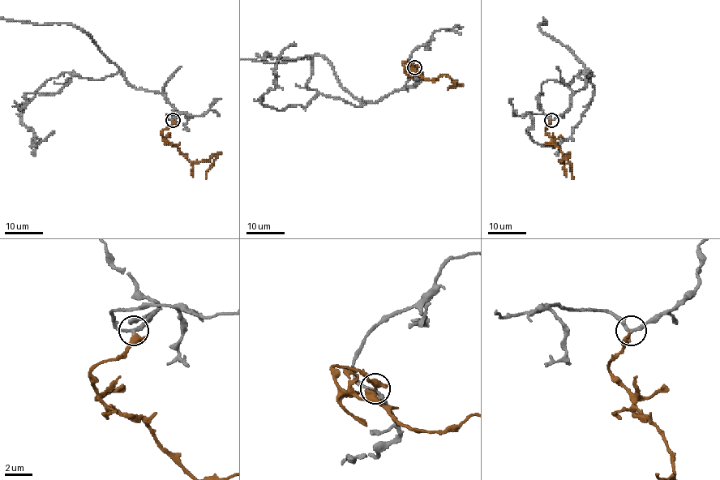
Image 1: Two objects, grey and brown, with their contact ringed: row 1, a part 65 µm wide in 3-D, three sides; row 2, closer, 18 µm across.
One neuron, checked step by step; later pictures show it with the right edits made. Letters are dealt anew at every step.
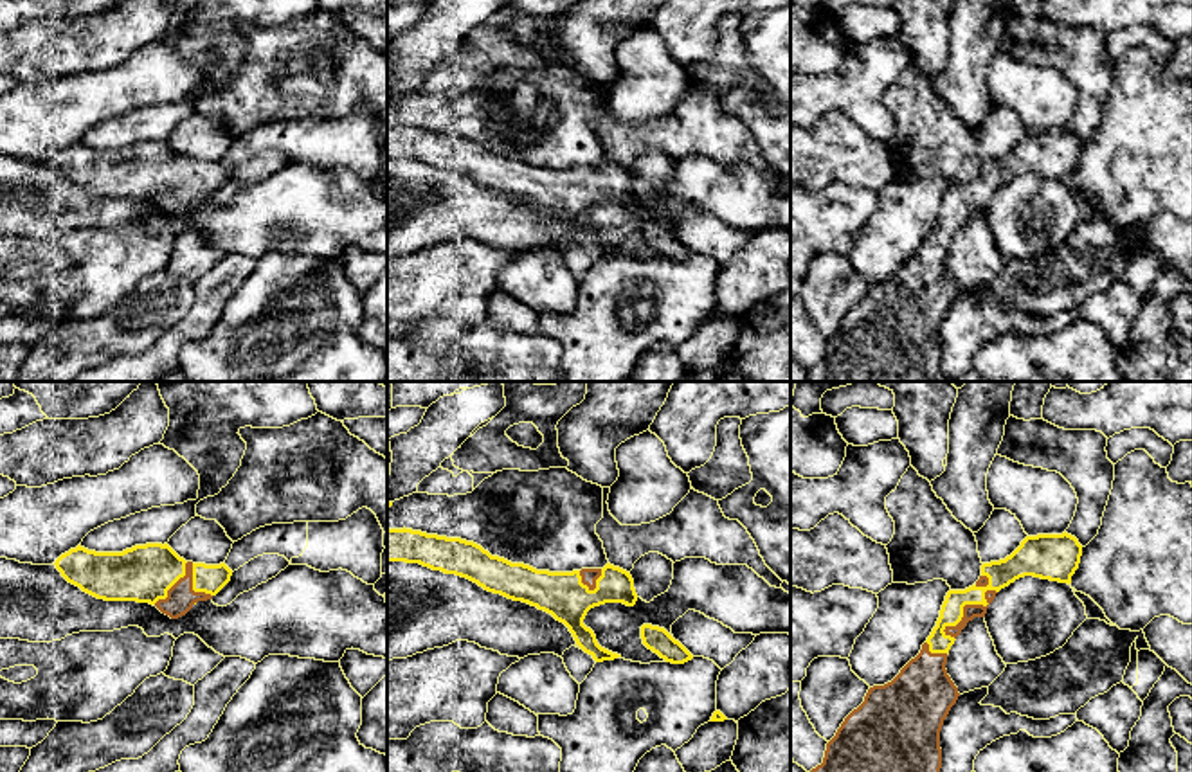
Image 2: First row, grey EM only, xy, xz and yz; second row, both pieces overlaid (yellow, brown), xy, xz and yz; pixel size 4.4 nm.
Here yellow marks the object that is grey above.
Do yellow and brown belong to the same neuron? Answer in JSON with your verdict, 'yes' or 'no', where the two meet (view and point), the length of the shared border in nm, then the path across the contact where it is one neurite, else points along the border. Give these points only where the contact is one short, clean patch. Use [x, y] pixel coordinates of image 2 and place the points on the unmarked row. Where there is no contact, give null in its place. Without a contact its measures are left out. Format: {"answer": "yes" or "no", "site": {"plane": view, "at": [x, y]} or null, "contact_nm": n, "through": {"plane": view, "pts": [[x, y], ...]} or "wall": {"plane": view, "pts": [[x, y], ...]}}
{"answer": "yes", "site": {"plane": "yz", "at": [973, 200]}, "contact_nm": 340}

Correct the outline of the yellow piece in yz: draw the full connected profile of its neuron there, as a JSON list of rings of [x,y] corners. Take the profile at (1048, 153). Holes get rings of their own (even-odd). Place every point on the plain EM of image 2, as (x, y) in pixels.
[[[1068,130],[1026,133],[1005,157],[983,160],[981,173],[972,184],[965,187],[949,187],[936,223],[922,241],[920,250],[911,256],[891,279],[868,286],[864,299],[844,315],[835,333],[826,340],[823,360],[808,369],[808,382],[938,382],[942,365],[940,328],[960,293],[958,284],[945,266],[947,250],[956,234],[969,218],[985,214],[996,191],[1019,175],[1034,173],[1070,182],[1071,173],[1079,166],[1080,153],[1082,142]]]

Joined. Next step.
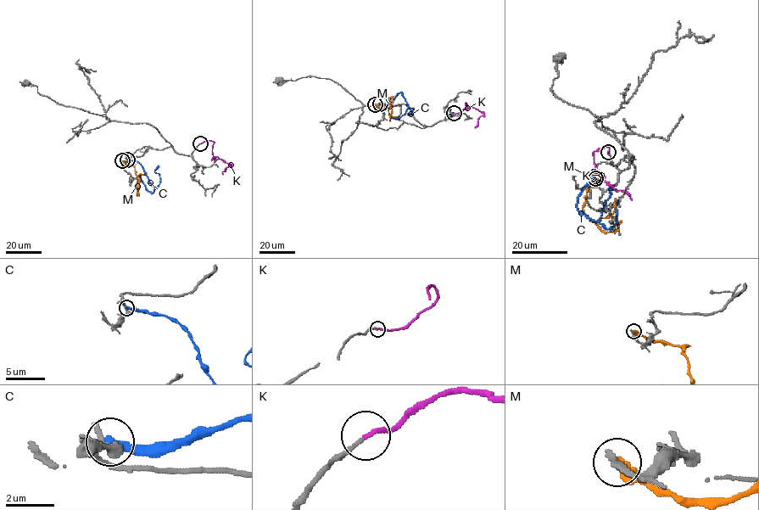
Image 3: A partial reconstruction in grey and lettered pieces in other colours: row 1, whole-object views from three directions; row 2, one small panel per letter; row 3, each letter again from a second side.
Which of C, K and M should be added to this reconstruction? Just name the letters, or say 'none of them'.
K

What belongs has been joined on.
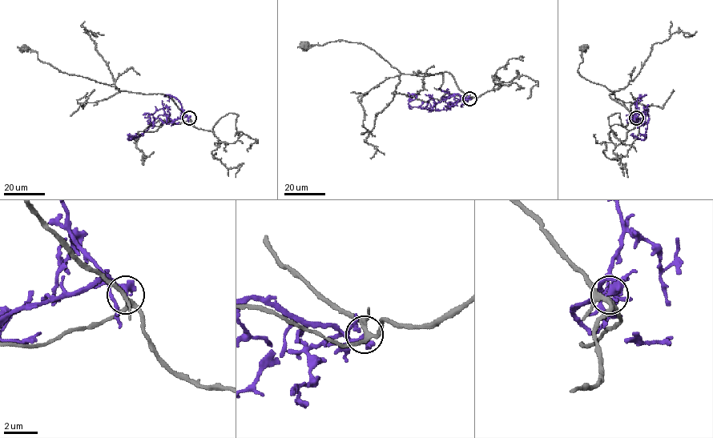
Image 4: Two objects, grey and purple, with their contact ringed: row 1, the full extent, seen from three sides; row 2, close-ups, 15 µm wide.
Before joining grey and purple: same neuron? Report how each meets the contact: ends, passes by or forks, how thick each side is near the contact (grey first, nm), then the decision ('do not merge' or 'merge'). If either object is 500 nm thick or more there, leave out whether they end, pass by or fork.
240/550 nm | do not merge

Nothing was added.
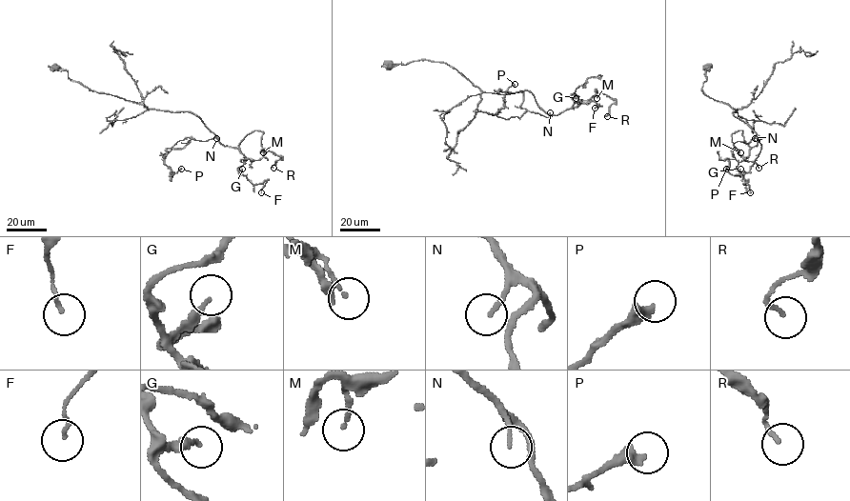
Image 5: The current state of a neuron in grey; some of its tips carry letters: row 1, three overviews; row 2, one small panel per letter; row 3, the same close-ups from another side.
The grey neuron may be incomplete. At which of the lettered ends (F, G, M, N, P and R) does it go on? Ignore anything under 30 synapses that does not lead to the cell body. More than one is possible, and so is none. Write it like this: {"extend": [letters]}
{"extend": ["N", "P"]}

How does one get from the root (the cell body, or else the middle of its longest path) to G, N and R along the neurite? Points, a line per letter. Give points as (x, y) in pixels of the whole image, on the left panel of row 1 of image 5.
G: (55, 68), (98, 92), (149, 109), (191, 111), (221, 144), (240, 150), (247, 159), (238, 170), (242, 169)
N: (55, 68), (66, 70), (71, 80), (98, 92), (116, 95), (149, 109), (191, 111), (216, 138)
R: (55, 68), (98, 92), (191, 111), (225, 146), (261, 130), (261, 147), (282, 158), (273, 168)

